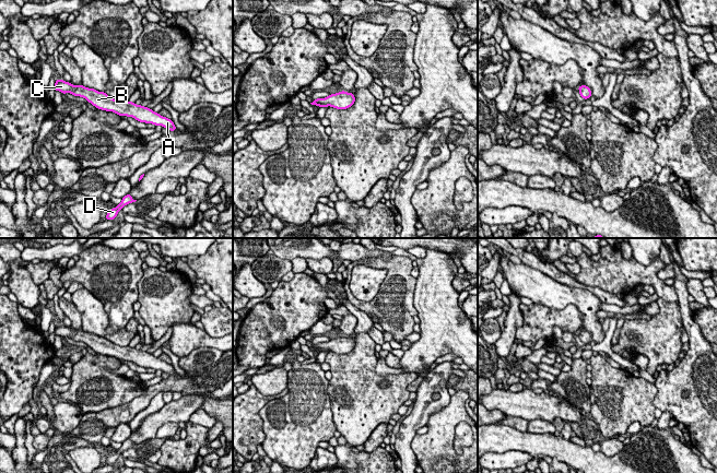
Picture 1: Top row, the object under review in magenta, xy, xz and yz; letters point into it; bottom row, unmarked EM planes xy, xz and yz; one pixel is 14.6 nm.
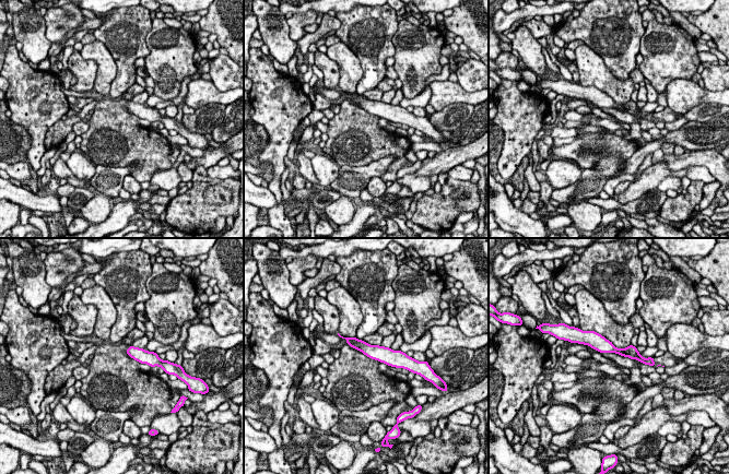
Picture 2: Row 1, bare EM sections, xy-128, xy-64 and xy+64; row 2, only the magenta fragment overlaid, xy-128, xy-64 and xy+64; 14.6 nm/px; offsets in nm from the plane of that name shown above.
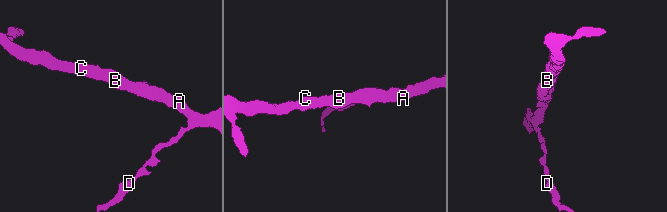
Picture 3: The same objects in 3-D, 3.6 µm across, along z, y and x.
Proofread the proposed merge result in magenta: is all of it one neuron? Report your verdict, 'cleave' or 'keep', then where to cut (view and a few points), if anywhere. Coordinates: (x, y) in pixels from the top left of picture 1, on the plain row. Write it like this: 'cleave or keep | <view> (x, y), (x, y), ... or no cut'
keep | no cut

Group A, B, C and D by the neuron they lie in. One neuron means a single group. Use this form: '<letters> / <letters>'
A B C D

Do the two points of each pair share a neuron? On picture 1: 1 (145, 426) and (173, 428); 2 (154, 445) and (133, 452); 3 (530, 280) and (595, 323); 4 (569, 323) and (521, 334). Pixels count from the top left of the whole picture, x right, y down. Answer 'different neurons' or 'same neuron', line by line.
1: different neurons
2: same neuron
3: same neuron
4: same neuron

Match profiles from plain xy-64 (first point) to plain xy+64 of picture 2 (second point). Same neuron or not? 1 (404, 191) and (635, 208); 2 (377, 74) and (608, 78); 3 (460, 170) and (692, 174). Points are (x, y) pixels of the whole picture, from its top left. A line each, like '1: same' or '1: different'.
1: different
2: different
3: same

